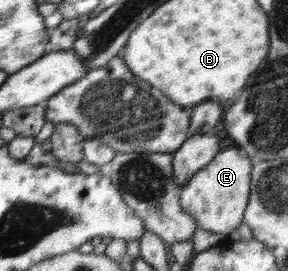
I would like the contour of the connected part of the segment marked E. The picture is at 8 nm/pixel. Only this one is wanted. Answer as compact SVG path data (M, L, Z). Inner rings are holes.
M221 148L220 152L180 189L180 204L192 218L197 220L199 228L207 230L207 232L223 233L229 236L233 230L237 230L244 222L244 212L247 208L247 200L249 197L249 178L251 175L251 164L253 160L241 154L237 148Z

